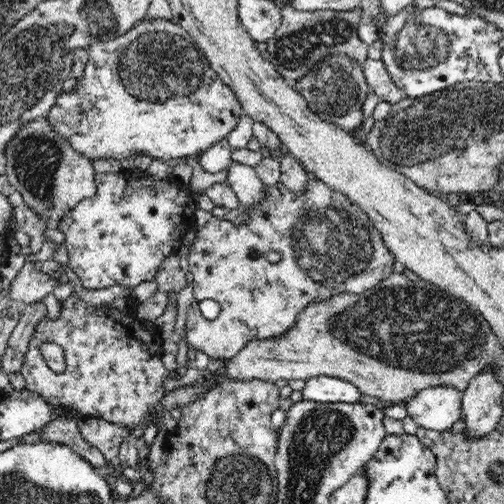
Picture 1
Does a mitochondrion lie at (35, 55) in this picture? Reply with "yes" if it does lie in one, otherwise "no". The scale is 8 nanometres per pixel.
yes

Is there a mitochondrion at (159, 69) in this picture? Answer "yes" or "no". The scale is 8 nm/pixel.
yes

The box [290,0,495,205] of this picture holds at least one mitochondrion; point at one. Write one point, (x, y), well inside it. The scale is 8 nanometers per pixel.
(419, 43)

